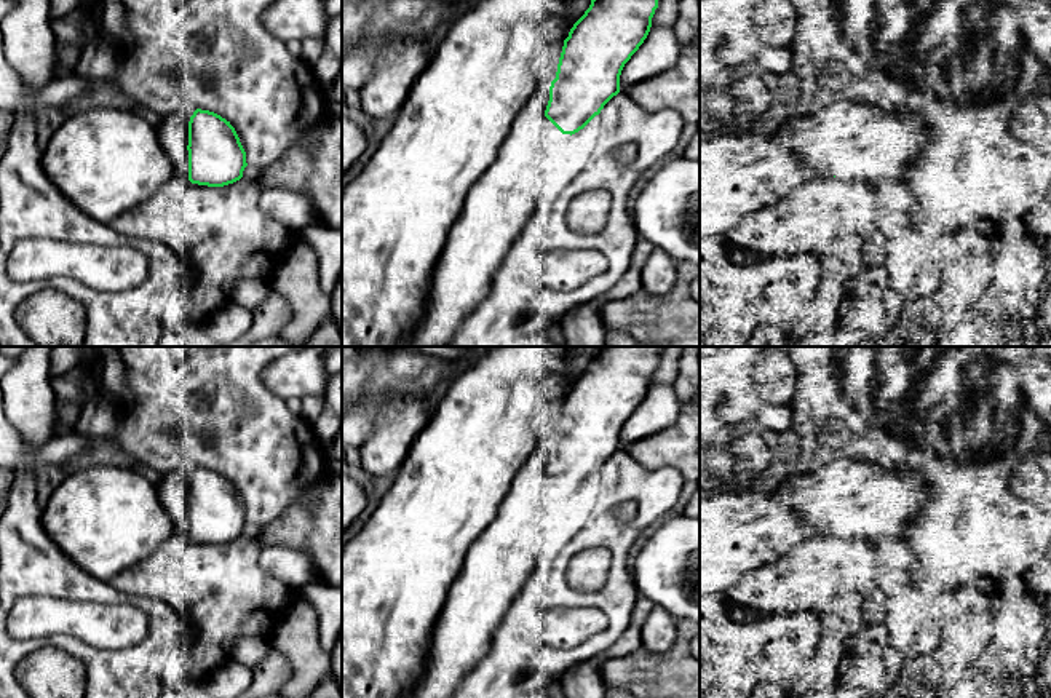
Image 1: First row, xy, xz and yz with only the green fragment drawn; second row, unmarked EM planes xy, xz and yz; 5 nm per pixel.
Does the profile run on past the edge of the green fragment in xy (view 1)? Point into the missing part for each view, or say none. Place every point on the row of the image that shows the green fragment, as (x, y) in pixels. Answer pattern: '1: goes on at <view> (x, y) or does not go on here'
1: goes on at xy (173, 133)

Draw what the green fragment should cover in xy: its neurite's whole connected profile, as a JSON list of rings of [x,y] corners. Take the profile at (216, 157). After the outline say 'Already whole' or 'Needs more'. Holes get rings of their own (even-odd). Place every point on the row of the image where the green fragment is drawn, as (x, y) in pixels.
[[[182,109],[165,117],[157,133],[174,176],[208,187],[224,187],[243,177],[246,152],[235,128],[220,115]]]. Needs more

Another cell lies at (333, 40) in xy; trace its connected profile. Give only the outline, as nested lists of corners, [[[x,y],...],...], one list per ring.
[[[342,13],[329,18],[324,46],[342,61]]]

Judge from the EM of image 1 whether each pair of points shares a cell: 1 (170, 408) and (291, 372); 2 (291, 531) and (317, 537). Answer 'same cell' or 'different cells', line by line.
1: different cells
2: same cell

